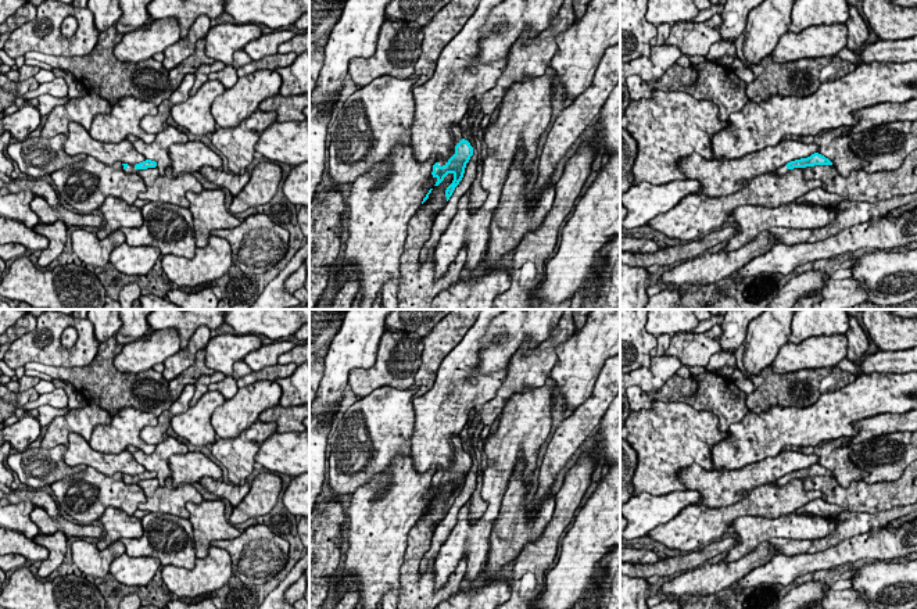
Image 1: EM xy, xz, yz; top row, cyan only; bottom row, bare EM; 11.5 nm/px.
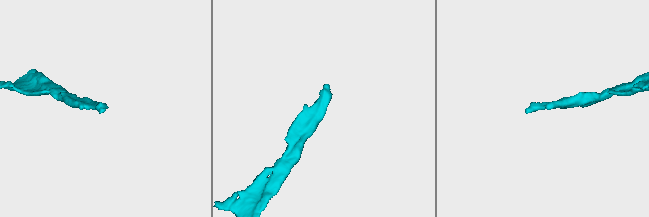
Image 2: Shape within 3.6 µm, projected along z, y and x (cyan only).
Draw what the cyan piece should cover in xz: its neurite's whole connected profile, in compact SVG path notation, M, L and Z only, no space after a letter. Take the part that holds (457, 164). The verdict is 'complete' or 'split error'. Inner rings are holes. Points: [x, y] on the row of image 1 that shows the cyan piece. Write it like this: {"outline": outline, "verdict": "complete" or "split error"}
{"outline": "M461 125L452 126L454 133L454 147L452 157L449 160L440 158L433 165L433 178L437 179L434 186L438 186L448 173L454 175L452 183L445 190L447 201L452 196L455 187L463 178L466 164L469 162L470 157L473 155L473 147L468 140L462 136Z", "verdict": "split error"}

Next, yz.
{"outline": "M814 153L807 158L800 158L800 160L795 160L795 161L788 162L787 165L778 168L775 171L775 173L784 175L789 169L794 169L794 168L806 168L806 166L814 166L814 165L832 165L832 162L828 158L825 158L824 155Z", "verdict": "split error"}

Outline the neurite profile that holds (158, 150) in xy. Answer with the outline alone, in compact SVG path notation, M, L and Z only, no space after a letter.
M166 122L153 143L144 143L136 136L128 136L126 139L140 154L144 155L146 160L157 162L157 168L161 175L164 175L165 169L171 166L169 147L173 143L189 141L186 133L178 130L175 126L171 126Z

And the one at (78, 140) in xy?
M76 122L68 125L64 151L71 157L86 154L105 165L114 165L117 162L136 165L146 161L144 155L128 139L121 143L97 141L90 136L89 130Z

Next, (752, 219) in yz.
M789 203L774 208L741 205L731 215L739 230L727 240L723 251L738 250L770 228L819 229L835 221L837 215L838 209L810 203Z

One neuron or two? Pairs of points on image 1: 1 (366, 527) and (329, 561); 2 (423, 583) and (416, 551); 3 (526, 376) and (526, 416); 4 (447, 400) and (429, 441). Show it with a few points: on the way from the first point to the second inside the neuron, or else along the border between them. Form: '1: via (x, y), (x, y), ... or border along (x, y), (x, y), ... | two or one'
1: border along (344, 540), (346, 545) | two
2: via (414, 579), (414, 561) | one
3: border along (548, 375), (541, 386), (516, 391), (501, 411) | two
4: via (444, 409), (433, 432) | one

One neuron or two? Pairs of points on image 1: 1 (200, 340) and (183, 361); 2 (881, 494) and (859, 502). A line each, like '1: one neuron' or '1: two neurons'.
1: one neuron
2: one neuron

